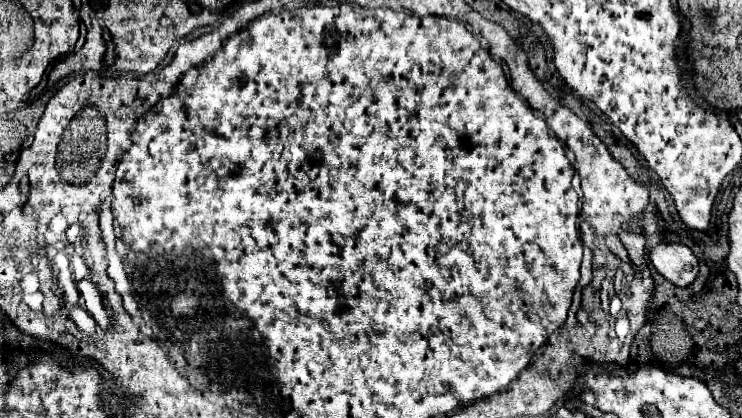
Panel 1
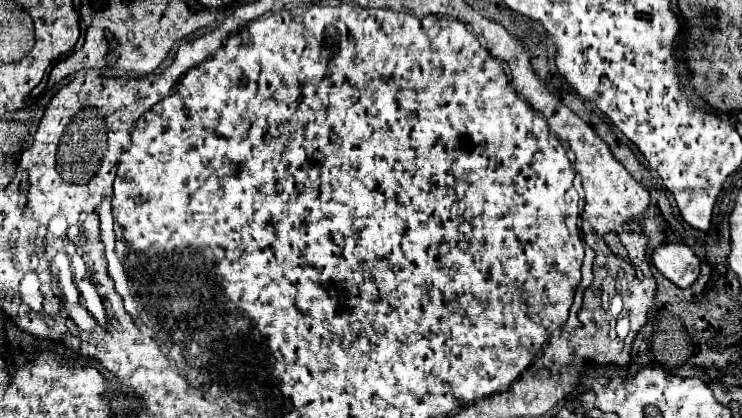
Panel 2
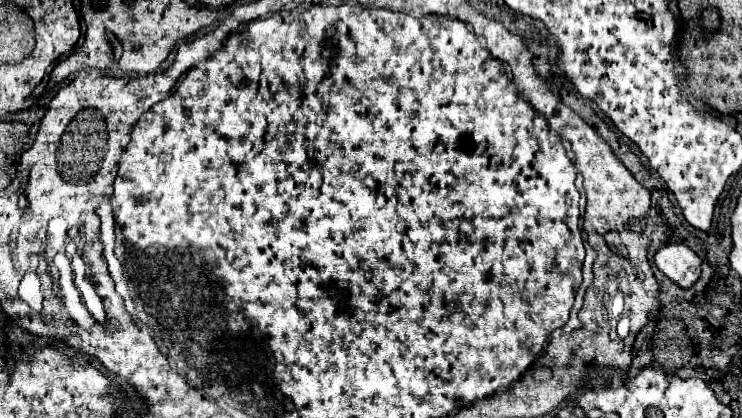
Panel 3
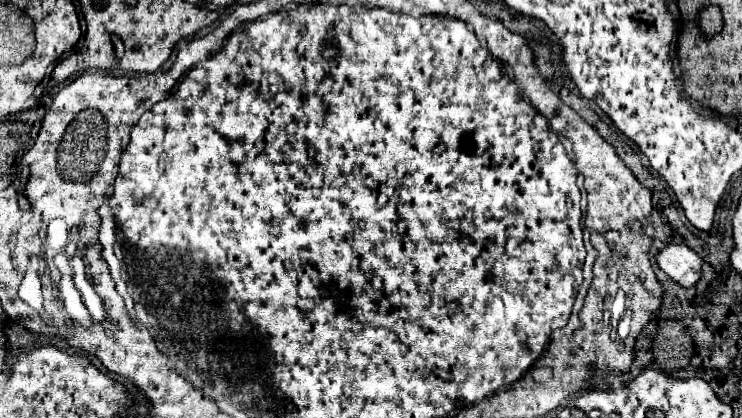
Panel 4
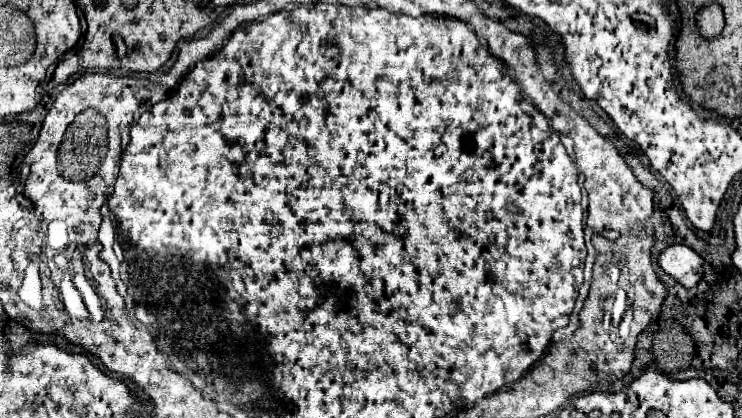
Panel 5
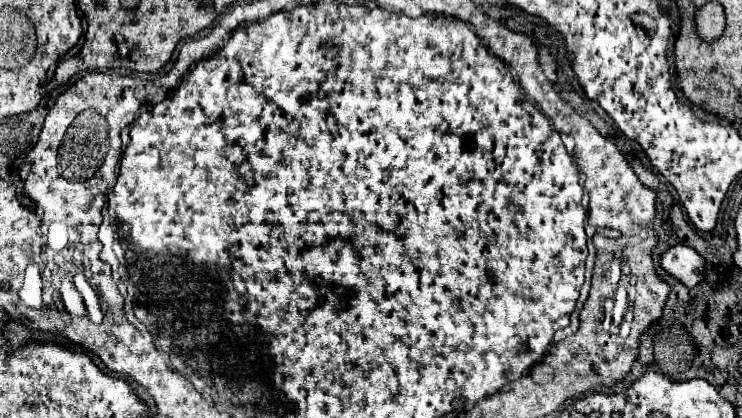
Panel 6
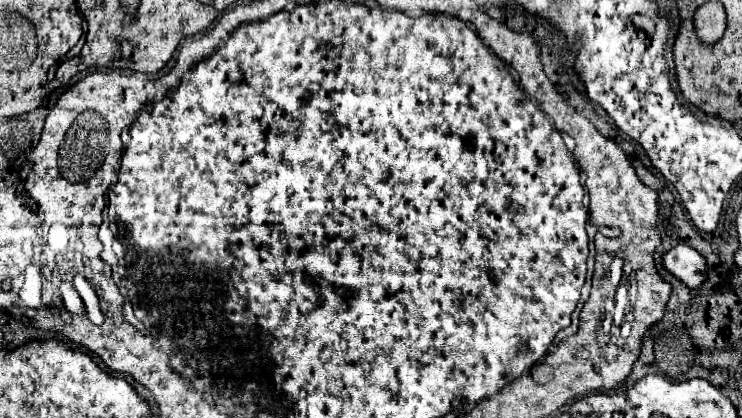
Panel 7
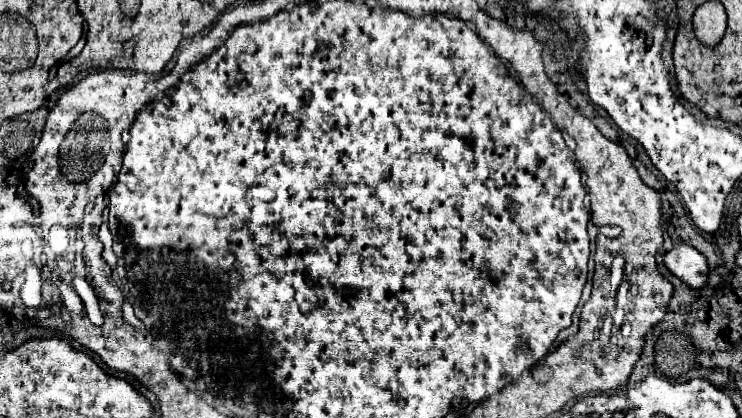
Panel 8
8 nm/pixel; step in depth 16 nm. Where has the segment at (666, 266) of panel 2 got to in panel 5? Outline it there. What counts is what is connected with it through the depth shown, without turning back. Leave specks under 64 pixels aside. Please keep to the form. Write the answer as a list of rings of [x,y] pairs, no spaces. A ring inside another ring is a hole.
[[[674,244],[666,248],[658,256],[658,262],[666,274],[670,274],[674,280],[678,280],[686,288],[692,288],[702,280],[704,260],[702,256],[698,256],[692,248],[684,244]]]

